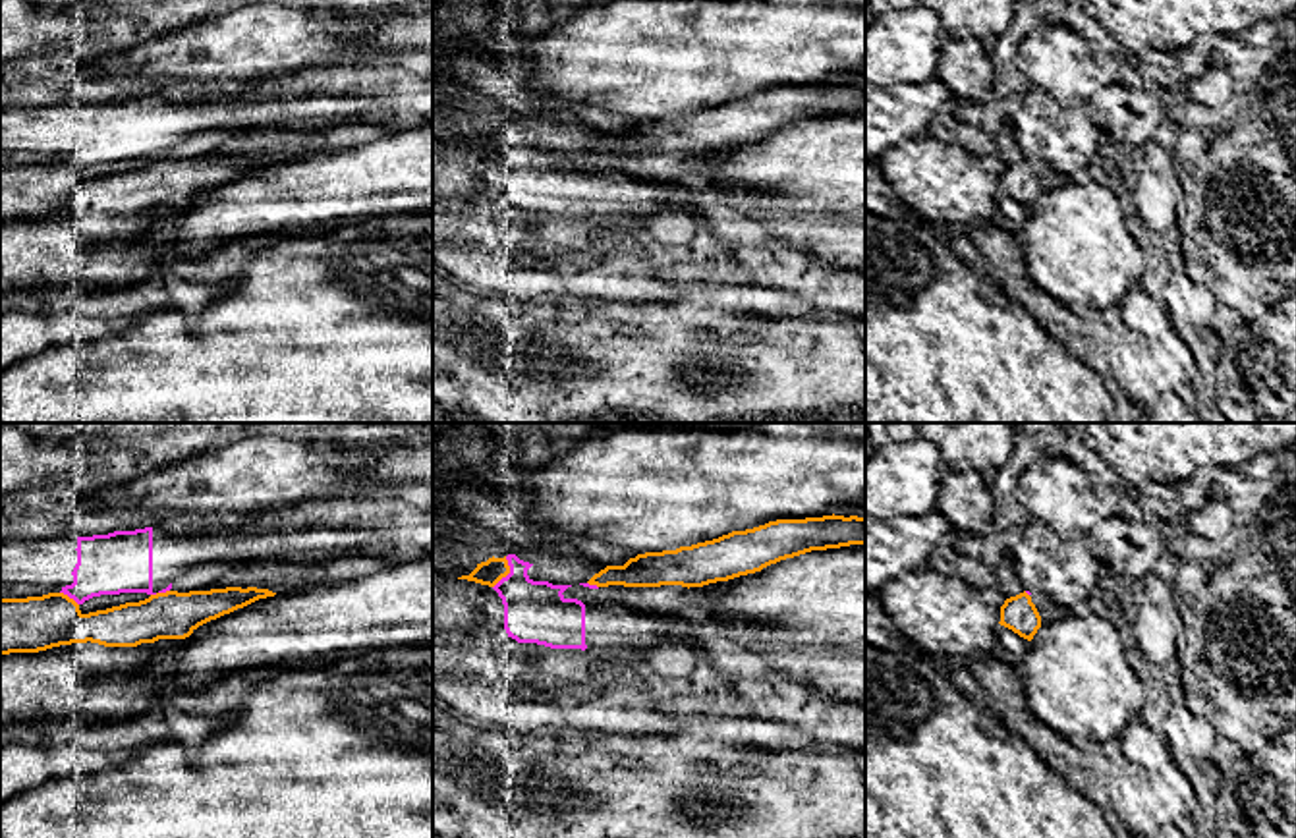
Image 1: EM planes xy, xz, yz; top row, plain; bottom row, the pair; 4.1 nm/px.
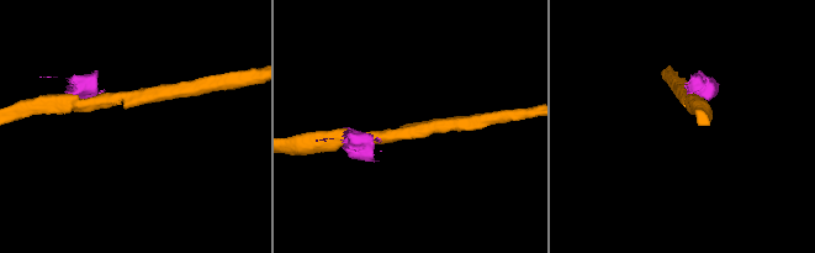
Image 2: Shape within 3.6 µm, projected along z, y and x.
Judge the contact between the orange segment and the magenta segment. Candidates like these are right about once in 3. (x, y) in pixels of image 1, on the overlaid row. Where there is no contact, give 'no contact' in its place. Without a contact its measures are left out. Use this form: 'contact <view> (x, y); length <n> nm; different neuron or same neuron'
contact xz (508, 572); length 150 nm; different neuron

